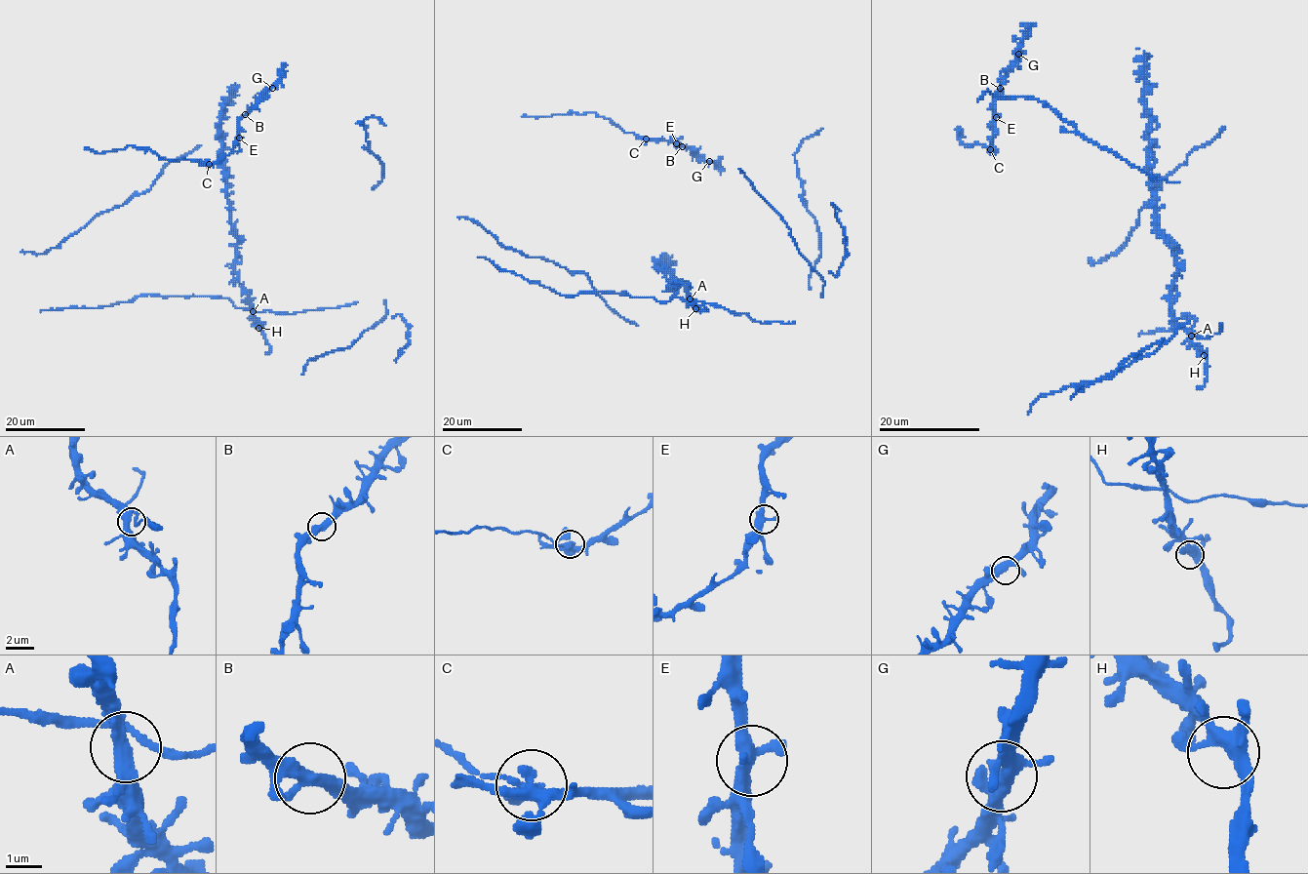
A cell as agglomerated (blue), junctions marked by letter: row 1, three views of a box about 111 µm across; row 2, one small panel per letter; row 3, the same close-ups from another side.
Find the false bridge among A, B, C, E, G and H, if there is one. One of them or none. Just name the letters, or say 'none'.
C

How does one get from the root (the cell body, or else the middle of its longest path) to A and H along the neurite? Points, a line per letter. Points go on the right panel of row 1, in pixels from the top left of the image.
A: (1177, 263), (1177, 277), (1171, 289), (1171, 314), (1191, 336)
H: (1177, 263), (1177, 277), (1171, 289), (1171, 314), (1204, 355)

